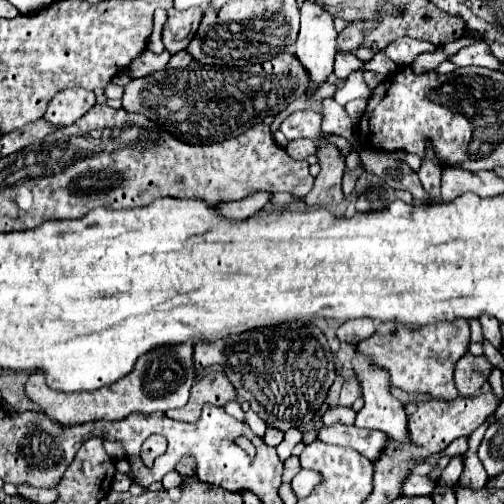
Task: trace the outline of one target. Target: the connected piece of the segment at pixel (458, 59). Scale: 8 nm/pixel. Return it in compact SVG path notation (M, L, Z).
M484 40L462 48L460 52L456 52L454 56L448 58L452 64L456 66L484 66L484 68L492 68L492 70L500 70L496 56L492 56L488 44Z

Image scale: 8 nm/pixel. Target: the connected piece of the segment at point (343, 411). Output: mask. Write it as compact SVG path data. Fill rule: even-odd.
M338 406L338 408L332 408L324 414L324 424L326 426L332 426L332 424L346 424L346 426L352 426L354 424L354 418L356 418L356 412L352 408L344 408L344 406Z

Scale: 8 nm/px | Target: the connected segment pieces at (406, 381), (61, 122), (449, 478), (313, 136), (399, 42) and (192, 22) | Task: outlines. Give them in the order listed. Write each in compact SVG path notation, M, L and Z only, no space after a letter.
M466 320L452 324L428 324L424 328L406 328L396 322L378 322L370 340L358 342L356 352L368 356L370 364L390 374L390 386L410 394L430 394L436 400L456 400L454 366L468 352L470 326Z
M68 88L64 92L58 92L50 100L44 120L52 126L64 128L74 124L78 118L82 118L94 104L96 104L94 92L84 88Z
M460 454L460 456L452 456L452 458L450 458L450 464L448 464L446 470L442 472L442 482L444 482L448 488L450 488L452 482L456 482L456 480L460 478L460 474L462 474L460 462L464 462L464 456L462 456L462 454Z
M304 110L304 112L294 112L290 114L280 130L288 140L298 140L298 138L310 138L310 140L320 140L320 124L322 124L322 114L314 110Z
M402 36L402 38L392 40L392 42L384 48L384 54L386 54L390 60L394 60L398 66L406 66L406 64L412 64L418 54L434 52L434 50L436 50L436 46L430 44L430 42L422 42L422 40L410 38L410 36Z
M188 8L188 10L168 10L168 18L162 28L162 40L168 52L176 54L188 46L194 38L202 20L202 8Z

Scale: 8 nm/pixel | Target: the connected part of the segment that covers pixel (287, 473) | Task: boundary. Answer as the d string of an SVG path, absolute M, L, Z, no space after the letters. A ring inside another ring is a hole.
M290 456L290 458L284 462L284 476L282 476L282 480L284 480L284 482L290 482L300 470L302 470L302 468L300 468L300 458L298 458L298 456Z

